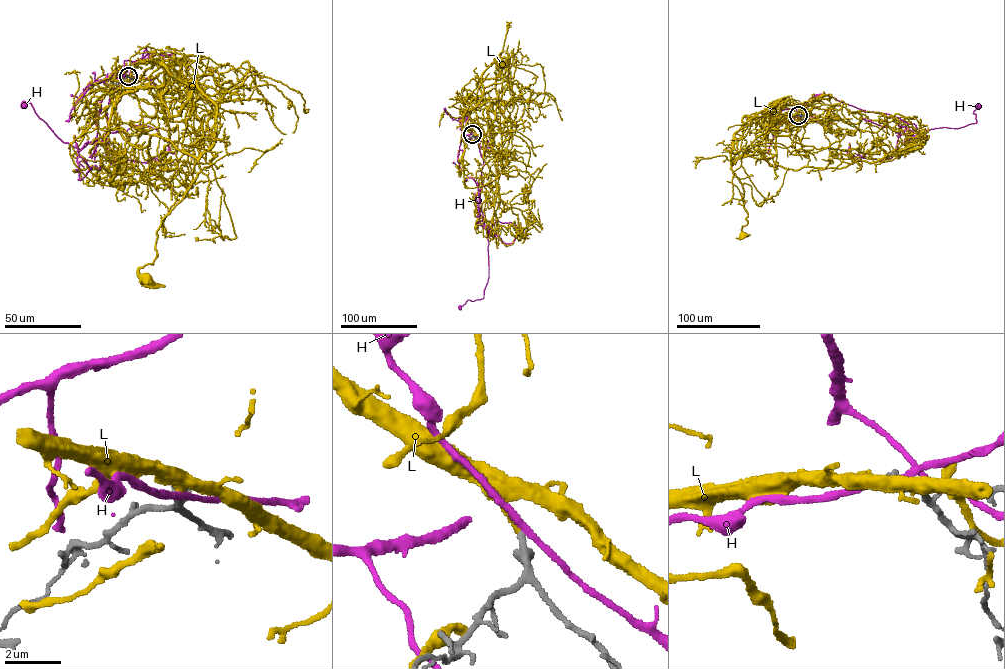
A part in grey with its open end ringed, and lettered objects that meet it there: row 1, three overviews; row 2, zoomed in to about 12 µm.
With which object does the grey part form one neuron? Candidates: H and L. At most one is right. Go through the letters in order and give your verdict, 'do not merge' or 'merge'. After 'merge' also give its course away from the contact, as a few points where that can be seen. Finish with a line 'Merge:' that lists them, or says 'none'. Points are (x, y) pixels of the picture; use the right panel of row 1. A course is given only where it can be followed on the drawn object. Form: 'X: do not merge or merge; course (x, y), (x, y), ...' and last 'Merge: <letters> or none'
H: do not merge
L: merge; course (798, 115), (787, 117), (778, 128), (772, 157), (741, 155), (733, 162), (748, 215), (742, 234)
Merge: L

